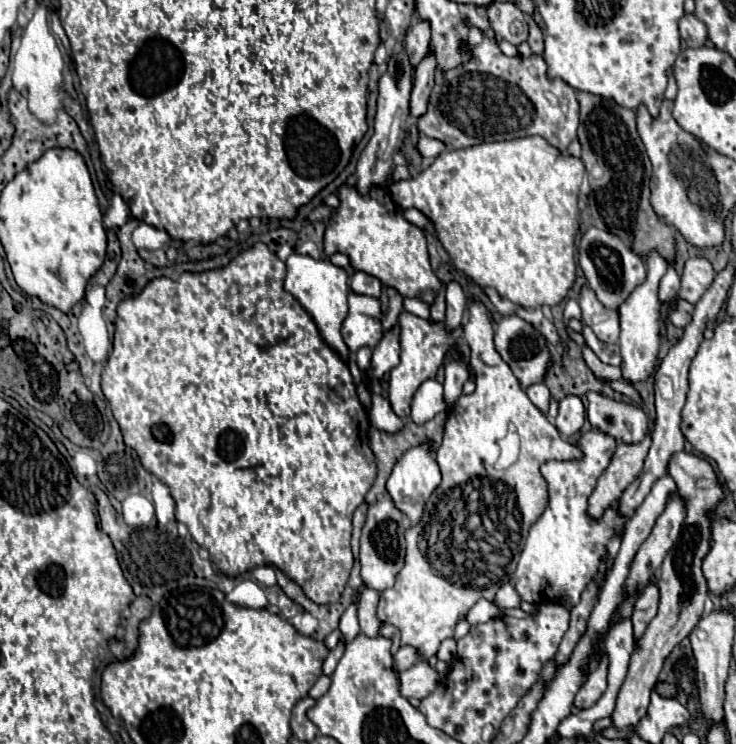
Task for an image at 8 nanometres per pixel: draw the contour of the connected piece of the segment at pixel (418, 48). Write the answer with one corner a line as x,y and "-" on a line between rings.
415,20
405,38
405,52
409,54
409,62
413,62
413,68
429,52
429,38
429,24
423,20

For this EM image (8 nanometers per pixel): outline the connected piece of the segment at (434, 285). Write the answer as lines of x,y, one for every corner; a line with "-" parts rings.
343,186
339,200
341,204
333,214
333,222
325,230
325,254
347,254
355,270
363,270
379,278
385,286
397,288
403,298
419,298
431,306
443,284
429,266
423,232
403,218
389,190
373,188
367,196
359,196
355,188

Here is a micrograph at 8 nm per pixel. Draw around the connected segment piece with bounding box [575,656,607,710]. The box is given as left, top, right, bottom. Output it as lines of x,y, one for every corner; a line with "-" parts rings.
603,656
599,660
597,670
591,672
587,676
587,680
583,682
581,690
575,696
575,706
581,708
581,710
583,708
591,708
601,698
601,694
605,692
605,688
607,688
607,656

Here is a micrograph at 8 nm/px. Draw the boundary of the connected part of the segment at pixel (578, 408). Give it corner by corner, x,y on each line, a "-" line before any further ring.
567,396
559,402
559,414
557,414
557,420
555,420
555,426
557,430
571,438
575,436
581,426
585,422
585,408
583,408
583,402
579,396

